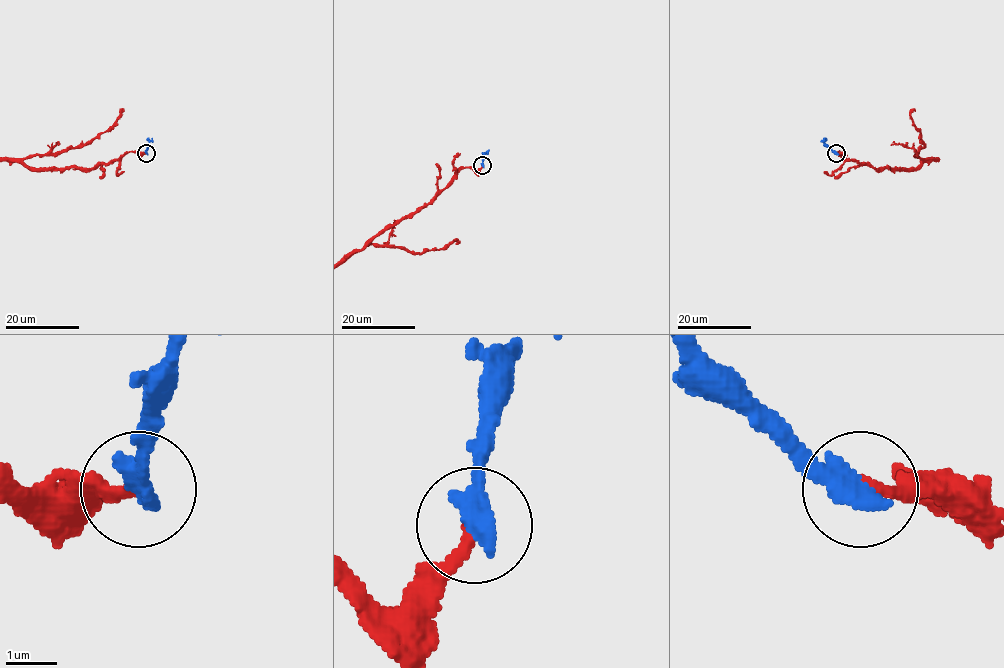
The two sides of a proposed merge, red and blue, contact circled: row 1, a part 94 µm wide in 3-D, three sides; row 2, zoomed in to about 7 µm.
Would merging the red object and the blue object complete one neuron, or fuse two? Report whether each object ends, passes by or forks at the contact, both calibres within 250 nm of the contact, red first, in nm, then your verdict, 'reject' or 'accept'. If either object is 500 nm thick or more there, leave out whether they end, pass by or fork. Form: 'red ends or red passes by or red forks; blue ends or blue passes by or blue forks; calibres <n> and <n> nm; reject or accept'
red ends; blue ends; calibres 220 and 480 nm; accept

